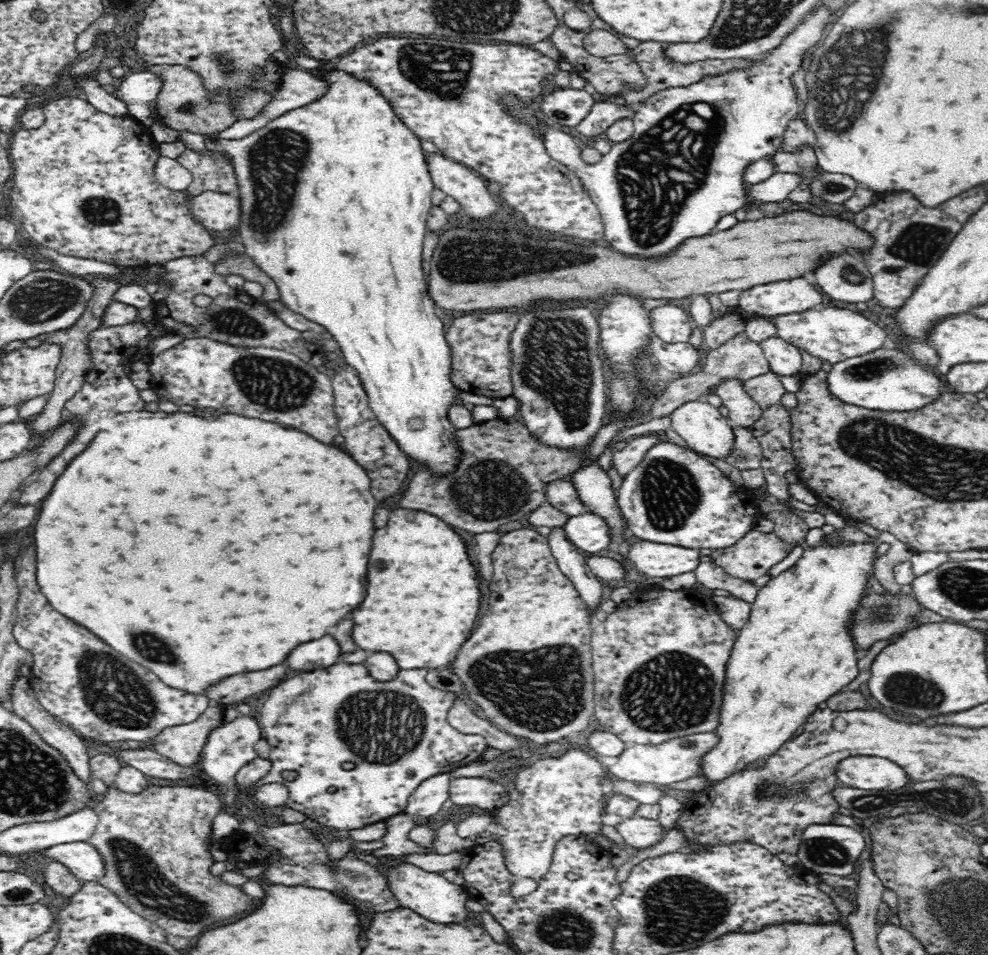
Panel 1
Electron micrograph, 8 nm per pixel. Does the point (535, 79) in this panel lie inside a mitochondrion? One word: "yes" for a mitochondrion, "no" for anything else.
no

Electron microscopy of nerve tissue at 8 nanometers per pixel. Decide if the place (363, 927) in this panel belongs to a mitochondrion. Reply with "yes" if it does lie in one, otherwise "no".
no

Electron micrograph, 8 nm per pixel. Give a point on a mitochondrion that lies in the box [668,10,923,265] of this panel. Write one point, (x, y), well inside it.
(846, 79)

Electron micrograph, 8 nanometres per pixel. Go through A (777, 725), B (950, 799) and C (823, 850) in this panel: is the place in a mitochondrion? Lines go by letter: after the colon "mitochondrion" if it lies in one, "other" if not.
A: other
B: mitochondrion
C: mitochondrion

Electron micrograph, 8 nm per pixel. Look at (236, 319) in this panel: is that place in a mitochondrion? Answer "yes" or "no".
yes

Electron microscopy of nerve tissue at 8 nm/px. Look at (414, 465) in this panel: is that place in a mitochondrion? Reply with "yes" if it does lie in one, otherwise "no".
no

